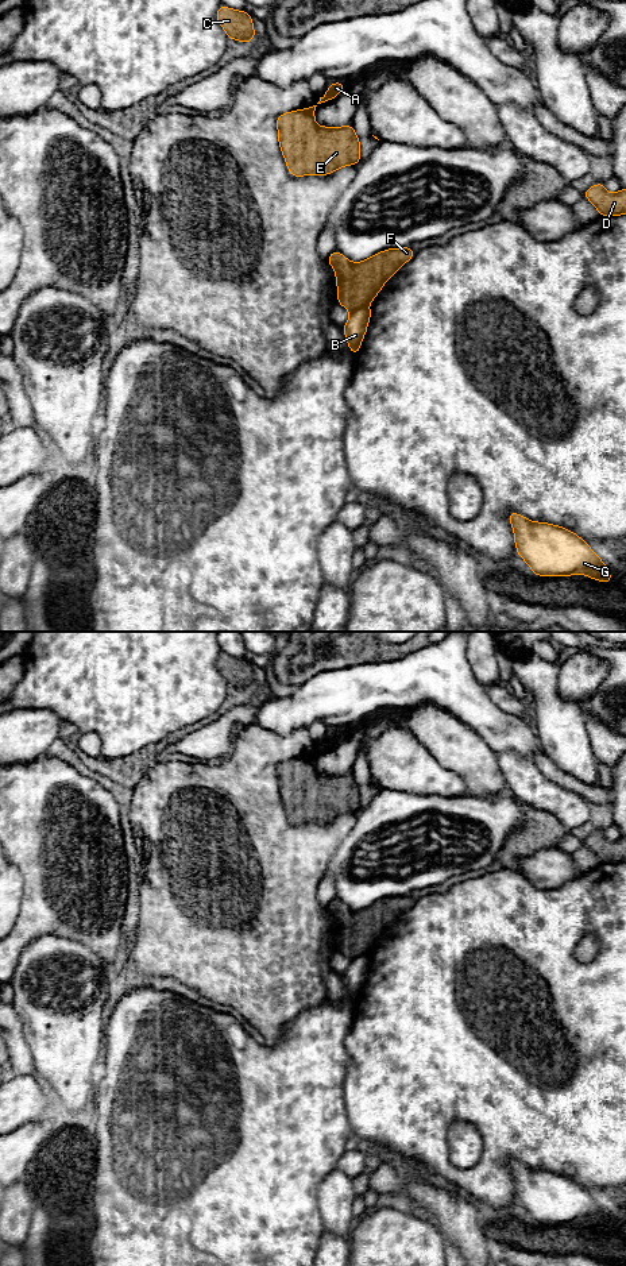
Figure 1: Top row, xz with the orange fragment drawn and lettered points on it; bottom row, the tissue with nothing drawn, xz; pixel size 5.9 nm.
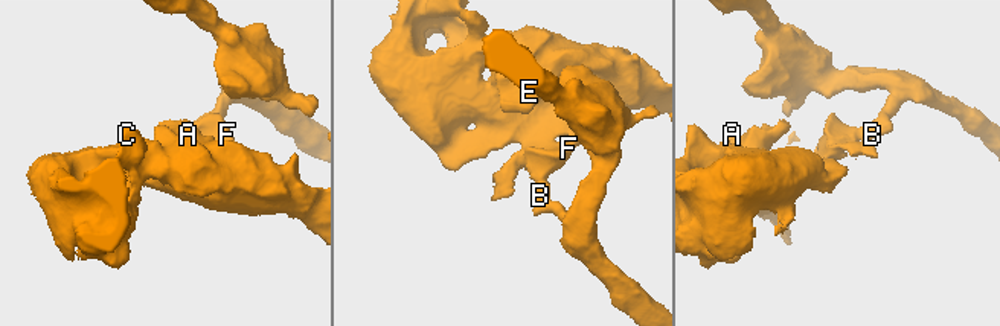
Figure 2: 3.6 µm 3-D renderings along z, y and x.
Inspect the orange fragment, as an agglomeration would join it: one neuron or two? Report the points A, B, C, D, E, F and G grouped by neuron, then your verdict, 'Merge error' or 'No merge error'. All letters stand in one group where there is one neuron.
Groups: A C D E F / B G. Merge error

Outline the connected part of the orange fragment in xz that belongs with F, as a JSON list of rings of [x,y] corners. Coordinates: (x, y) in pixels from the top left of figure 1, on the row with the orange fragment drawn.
[[[407,246],[385,250],[353,263],[339,251],[333,251],[326,260],[336,273],[337,302],[349,312],[368,306],[386,281],[414,255]]]

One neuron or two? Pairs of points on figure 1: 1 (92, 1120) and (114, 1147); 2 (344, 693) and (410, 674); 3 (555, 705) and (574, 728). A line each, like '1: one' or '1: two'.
1: two
2: one
3: one

